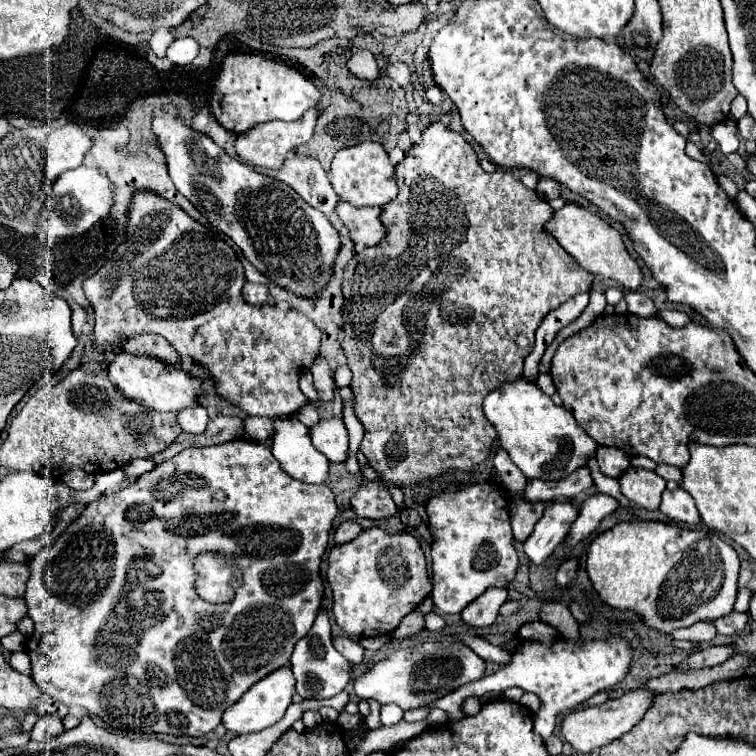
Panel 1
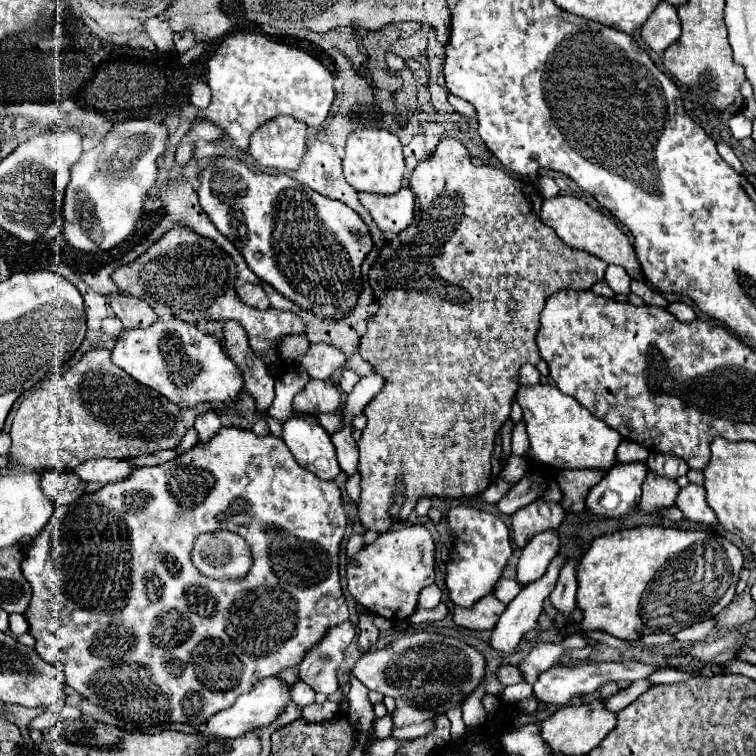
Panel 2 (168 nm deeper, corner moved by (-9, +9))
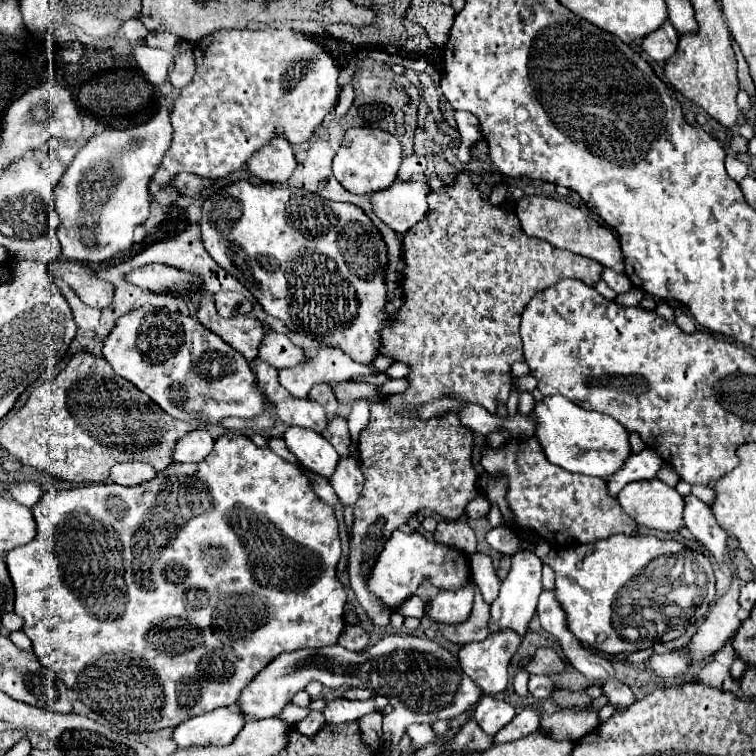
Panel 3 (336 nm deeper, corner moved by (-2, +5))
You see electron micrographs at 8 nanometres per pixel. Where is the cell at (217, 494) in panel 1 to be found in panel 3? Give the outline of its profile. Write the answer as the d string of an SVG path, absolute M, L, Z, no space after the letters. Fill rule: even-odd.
M225 433L221 437L217 437L213 451L207 455L205 461L201 463L171 463L169 467L165 467L161 473L157 473L151 481L147 483L139 483L133 487L125 487L125 485L115 485L115 483L93 483L93 485L85 485L85 487L75 487L75 489L67 489L67 491L47 491L39 503L33 507L33 515L35 515L35 523L37 523L37 535L31 543L15 547L13 551L7 553L5 563L7 563L7 571L11 575L11 581L15 585L15 613L19 617L23 617L25 625L23 625L23 633L31 639L33 643L33 651L35 655L41 659L41 663L51 669L77 697L81 703L85 703L91 711L99 713L101 717L105 717L111 725L115 725L117 729L123 729L127 733L147 733L147 731L157 731L163 727L177 727L179 723L201 715L201 713L209 713L215 711L217 707L227 707L227 705L235 705L241 691L259 675L259 671L263 667L267 667L277 655L287 653L287 651L297 651L297 649L305 649L305 647L327 647L337 643L343 627L345 627L345 615L343 615L343 605L347 601L347 593L343 589L343 585L339 583L337 575L335 575L335 567L337 561L341 557L341 543L339 543L339 523L335 517L335 511L331 505L323 503L311 485L311 479L307 477L307 473L295 465L289 463L285 459L281 459L279 455L275 455L271 449L267 447L257 447L247 435L239 435L239 433ZM201 547L225 547L227 551L227 559L225 563L205 563L205 559L201 559Z

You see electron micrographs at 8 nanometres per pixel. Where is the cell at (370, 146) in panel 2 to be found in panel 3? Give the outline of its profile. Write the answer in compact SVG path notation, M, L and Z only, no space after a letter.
M353 127L345 131L343 143L333 159L333 173L337 181L353 195L373 195L395 183L399 165L401 165L401 143L397 141L397 137L381 129Z

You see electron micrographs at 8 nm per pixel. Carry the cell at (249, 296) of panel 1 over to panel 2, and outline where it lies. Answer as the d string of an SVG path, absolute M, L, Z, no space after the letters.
M244 283L244 285L238 285L236 287L236 293L240 297L242 303L248 303L250 307L260 307L266 293L262 291L260 285L252 285L252 283Z

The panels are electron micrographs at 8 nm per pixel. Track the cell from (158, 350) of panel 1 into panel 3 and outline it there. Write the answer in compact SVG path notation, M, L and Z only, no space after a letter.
M71 261L57 263L57 275L75 289L83 303L97 309L107 309L113 301L113 285L107 281L99 281L89 273L87 267Z

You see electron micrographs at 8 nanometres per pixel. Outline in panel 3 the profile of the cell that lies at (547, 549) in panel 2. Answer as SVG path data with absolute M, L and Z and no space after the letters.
M517 551L513 555L513 563L511 563L511 569L507 573L507 577L501 581L501 593L499 597L491 603L491 619L489 619L489 627L491 631L497 631L497 629L505 629L505 627L511 627L515 629L517 633L525 635L525 629L535 613L535 607L537 607L537 599L543 591L541 587L541 559L529 551Z

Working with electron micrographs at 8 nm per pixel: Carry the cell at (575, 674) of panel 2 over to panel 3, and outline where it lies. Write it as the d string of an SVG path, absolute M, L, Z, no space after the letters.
M531 675L529 677L529 693L535 699L547 699L557 687L557 683L549 675Z

